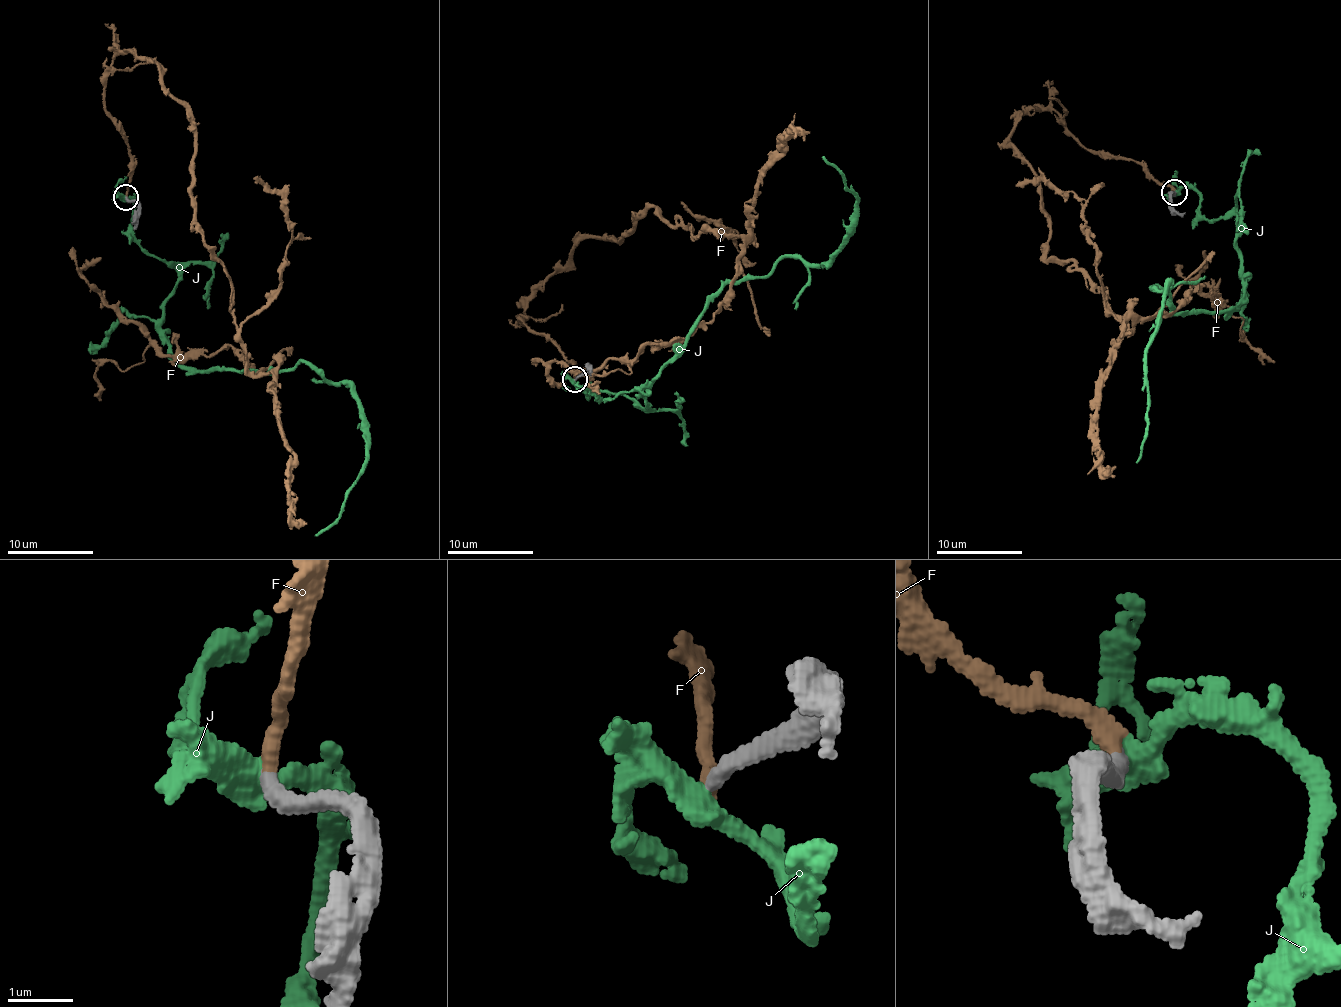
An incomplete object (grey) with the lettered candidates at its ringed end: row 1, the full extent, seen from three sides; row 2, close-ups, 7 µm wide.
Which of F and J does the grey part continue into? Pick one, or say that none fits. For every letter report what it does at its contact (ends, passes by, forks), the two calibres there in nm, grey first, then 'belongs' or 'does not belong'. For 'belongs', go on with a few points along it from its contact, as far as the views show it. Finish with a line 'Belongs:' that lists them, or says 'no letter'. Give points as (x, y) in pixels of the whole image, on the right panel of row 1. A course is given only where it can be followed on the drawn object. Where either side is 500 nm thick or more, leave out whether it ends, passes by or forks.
F: it ends; calibres 280 and 240 nm; belongs; course (1175, 191), (1055, 112), (1006, 143), (1047, 260), (1132, 329), (1197, 286), (1212, 314), (1203, 250)
J: it passes by; calibres 280 and 360 nm; does not belong
Belongs: F

